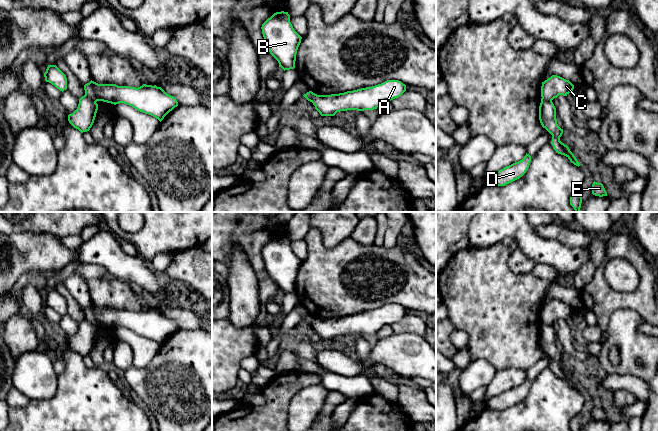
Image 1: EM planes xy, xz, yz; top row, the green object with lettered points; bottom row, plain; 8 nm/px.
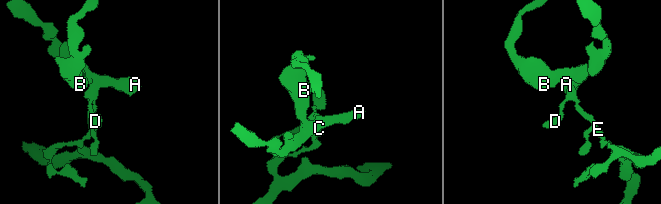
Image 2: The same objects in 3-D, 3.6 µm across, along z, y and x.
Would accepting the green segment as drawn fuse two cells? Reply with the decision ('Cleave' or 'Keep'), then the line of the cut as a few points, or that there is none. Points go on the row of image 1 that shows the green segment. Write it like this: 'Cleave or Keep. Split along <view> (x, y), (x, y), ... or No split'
Cleave. Split along xy (85, 94), (95, 102)

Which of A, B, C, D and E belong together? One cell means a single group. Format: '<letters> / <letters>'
A B C / D E

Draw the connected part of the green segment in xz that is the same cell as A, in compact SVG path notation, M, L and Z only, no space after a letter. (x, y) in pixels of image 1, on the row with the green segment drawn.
M387 80L381 84L347 91L339 94L317 95L312 99L315 109L321 116L334 116L347 110L373 110L384 101L400 97L406 91L406 85L398 80Z

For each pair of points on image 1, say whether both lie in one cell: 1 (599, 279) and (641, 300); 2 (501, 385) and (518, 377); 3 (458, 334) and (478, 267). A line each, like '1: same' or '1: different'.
1: same
2: same
3: different

